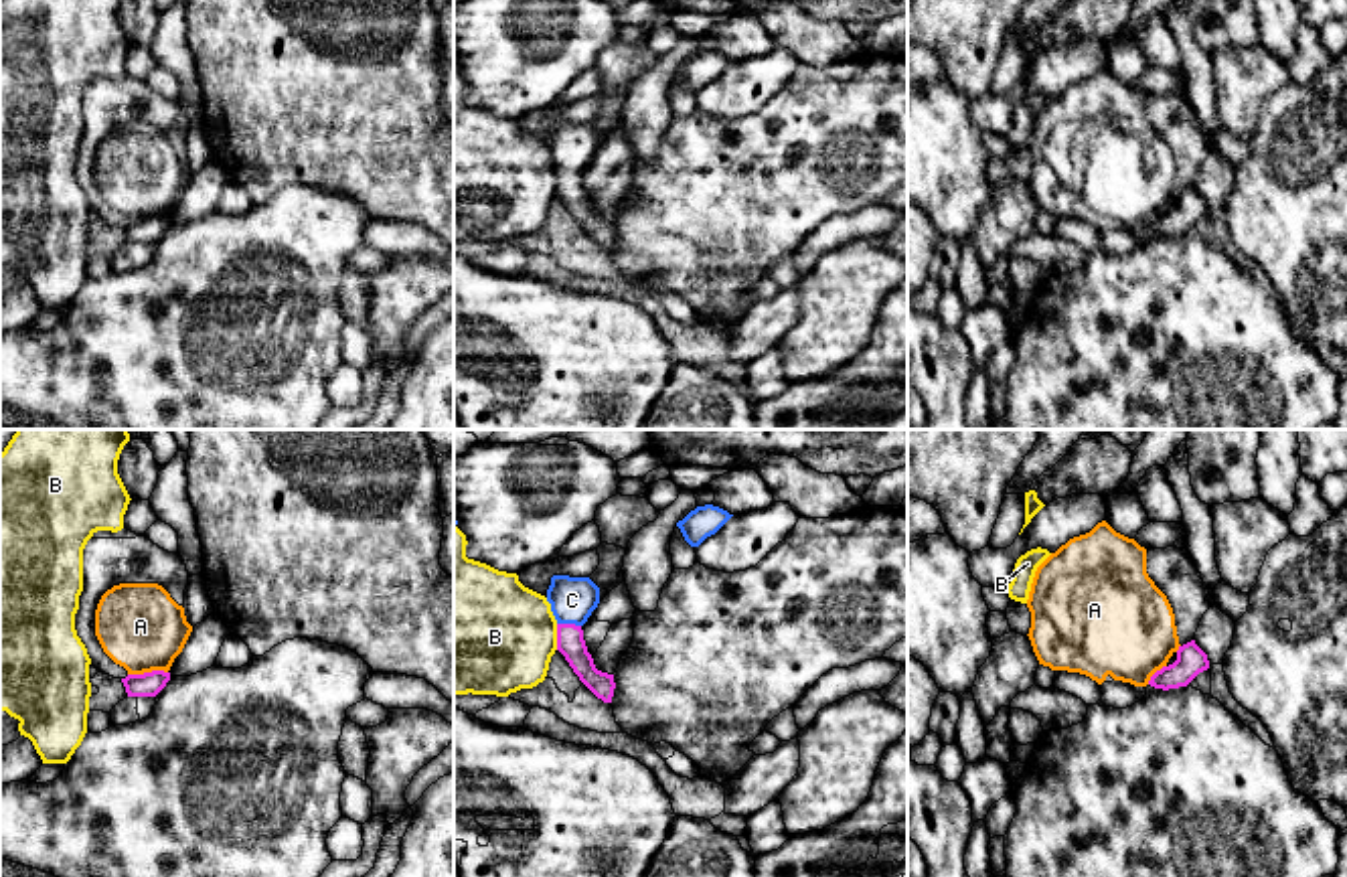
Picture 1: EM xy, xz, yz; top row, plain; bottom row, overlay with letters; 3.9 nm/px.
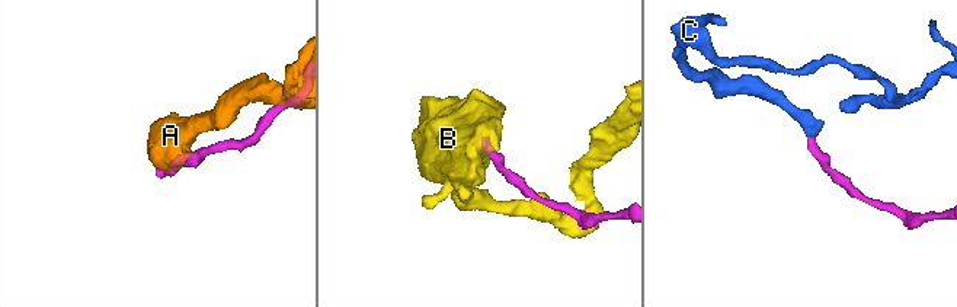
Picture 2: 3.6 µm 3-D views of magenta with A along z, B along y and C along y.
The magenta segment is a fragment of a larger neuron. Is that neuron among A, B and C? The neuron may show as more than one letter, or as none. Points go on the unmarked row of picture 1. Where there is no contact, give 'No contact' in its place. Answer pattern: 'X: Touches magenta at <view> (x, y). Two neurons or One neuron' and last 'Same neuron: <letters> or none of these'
A: Touches magenta at xy (146, 219). Two neurons
B: Touches magenta at xz (558, 183). Two neurons
C: Touches magenta at xz (570, 171). One neuron
Same neuron: C

